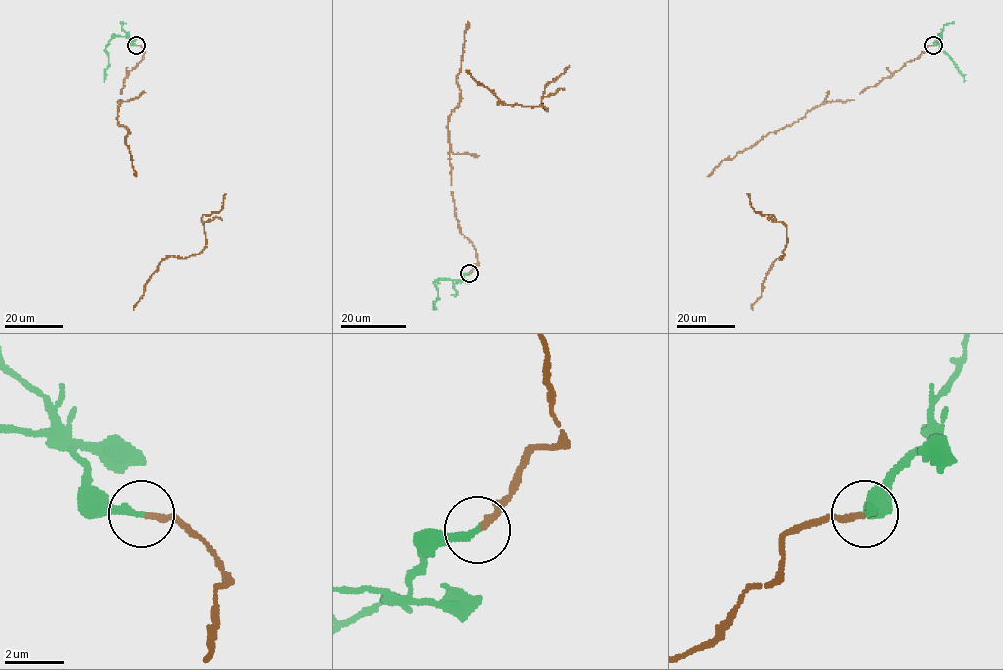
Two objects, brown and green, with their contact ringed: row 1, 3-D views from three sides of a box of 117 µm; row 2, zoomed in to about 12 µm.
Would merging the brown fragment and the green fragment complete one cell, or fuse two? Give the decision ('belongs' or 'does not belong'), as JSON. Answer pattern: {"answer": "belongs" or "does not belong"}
{"answer": "does not belong"}

